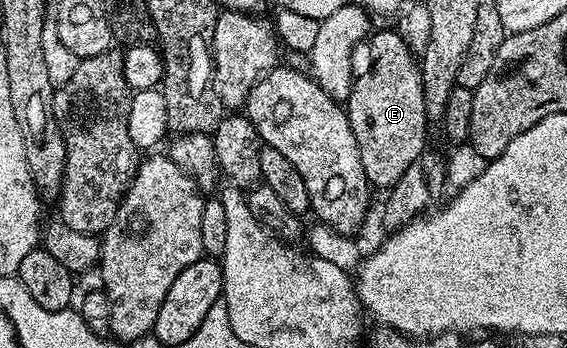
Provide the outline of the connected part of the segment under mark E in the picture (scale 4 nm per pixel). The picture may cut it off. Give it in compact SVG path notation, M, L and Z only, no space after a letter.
M397 30L375 31L369 37L370 65L359 80L350 85L344 111L358 143L360 162L371 185L389 189L408 166L427 151L426 95L422 85L422 69Z

